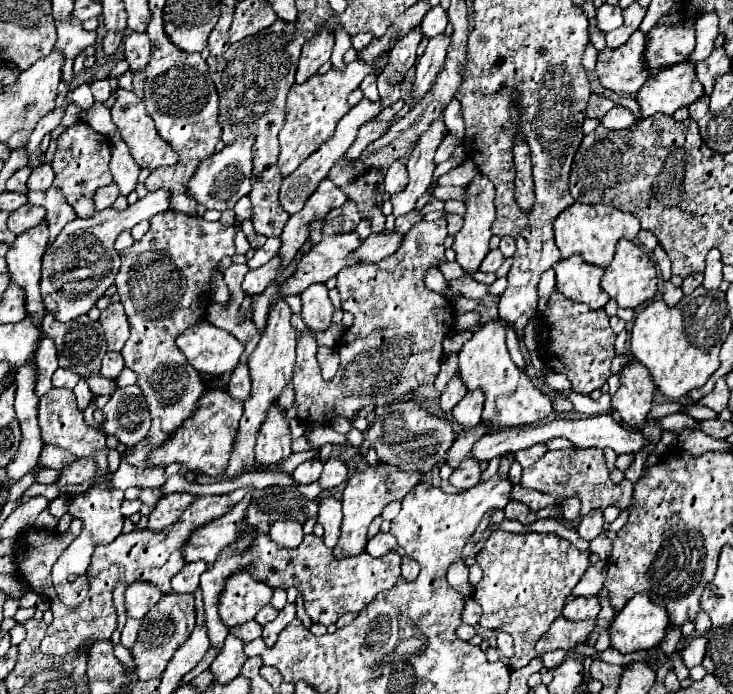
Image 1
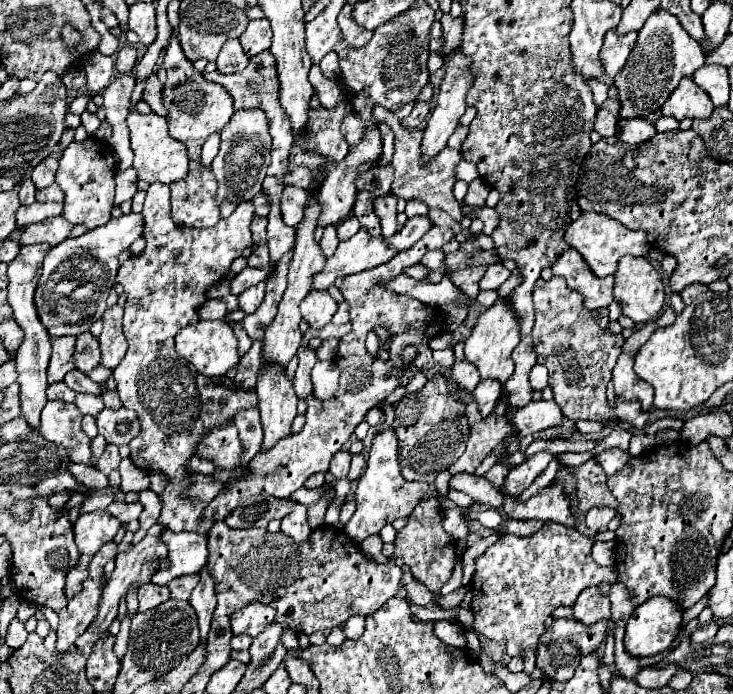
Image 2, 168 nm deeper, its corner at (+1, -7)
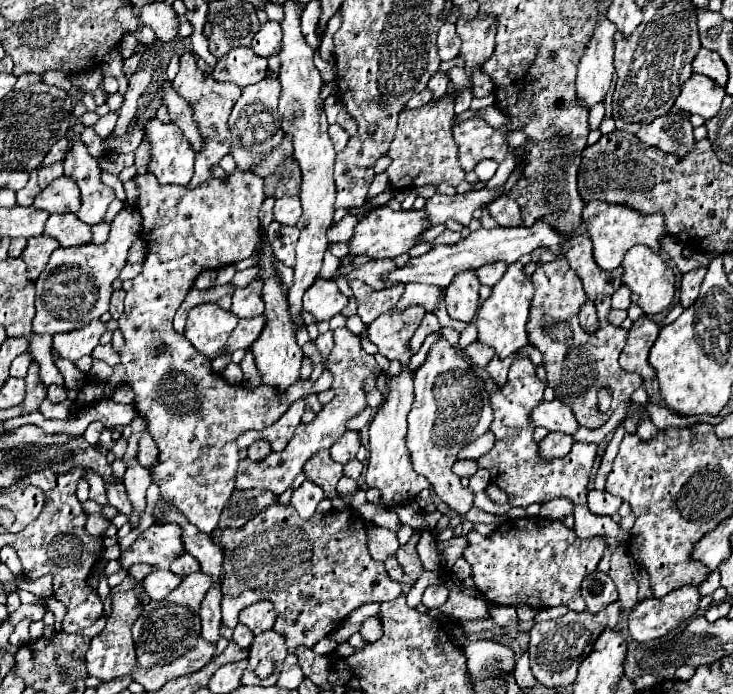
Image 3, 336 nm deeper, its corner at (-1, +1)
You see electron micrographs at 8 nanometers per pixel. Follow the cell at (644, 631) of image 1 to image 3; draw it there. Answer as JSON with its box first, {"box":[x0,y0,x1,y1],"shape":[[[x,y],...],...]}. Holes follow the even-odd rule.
{"box":[629,585,699,643],"shape":[[[683,585],[661,599],[643,599],[629,615],[629,633],[639,643],[659,639],[693,617],[697,609],[699,591],[693,585]]]}

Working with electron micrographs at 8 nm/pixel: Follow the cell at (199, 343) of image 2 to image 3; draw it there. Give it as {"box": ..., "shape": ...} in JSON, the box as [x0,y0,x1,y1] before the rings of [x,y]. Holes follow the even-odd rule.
{"box":[183,303,237,361],"shape":[[[203,303],[203,305],[197,305],[189,311],[187,315],[187,325],[185,325],[185,331],[183,335],[191,341],[191,345],[203,353],[209,361],[225,355],[225,343],[227,339],[231,337],[233,329],[237,327],[237,315],[233,315],[231,311],[223,311],[219,305],[213,305],[213,303]]]}

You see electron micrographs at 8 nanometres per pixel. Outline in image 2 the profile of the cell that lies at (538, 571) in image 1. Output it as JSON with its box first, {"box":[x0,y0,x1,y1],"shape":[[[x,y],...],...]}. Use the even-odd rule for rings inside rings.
{"box":[471,521,619,675],"shape":[[[547,521],[535,535],[529,537],[501,535],[497,543],[487,547],[487,551],[475,559],[475,575],[471,581],[475,631],[487,639],[503,639],[507,655],[521,655],[525,661],[525,673],[529,675],[536,667],[537,643],[545,631],[545,619],[553,613],[553,609],[559,605],[573,607],[577,595],[589,585],[599,585],[603,581],[615,583],[619,579],[613,567],[601,567],[593,561],[591,547],[593,541],[589,537],[581,535],[577,529],[569,529],[553,521]]]}

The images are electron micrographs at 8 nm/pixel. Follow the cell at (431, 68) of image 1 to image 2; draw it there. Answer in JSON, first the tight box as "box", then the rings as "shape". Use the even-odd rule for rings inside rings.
{"box":[441,13,463,55],"shape":[[[445,13],[441,17],[441,25],[443,25],[443,37],[445,37],[445,47],[443,47],[441,55],[447,55],[449,51],[453,51],[461,43],[463,19],[461,17],[451,17],[451,13]]]}

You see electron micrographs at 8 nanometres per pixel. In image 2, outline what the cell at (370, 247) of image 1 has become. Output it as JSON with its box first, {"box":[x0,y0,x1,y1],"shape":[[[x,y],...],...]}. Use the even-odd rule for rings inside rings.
{"box":[387,215,433,251],"shape":[[[429,215],[411,217],[411,219],[407,219],[401,233],[395,233],[393,237],[389,237],[387,243],[391,243],[391,247],[395,247],[397,251],[405,251],[405,249],[413,247],[431,227],[433,227],[433,221],[429,219]]]}

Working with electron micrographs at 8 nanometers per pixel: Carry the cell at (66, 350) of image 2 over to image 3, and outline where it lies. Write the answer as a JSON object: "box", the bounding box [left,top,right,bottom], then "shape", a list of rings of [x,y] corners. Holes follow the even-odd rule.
{"box":[53,319,105,363],"shape":[[[95,319],[93,323],[89,323],[81,329],[53,335],[53,349],[57,351],[59,357],[75,363],[81,357],[91,355],[91,351],[97,347],[99,337],[103,333],[105,333],[105,325],[99,319]]]}

